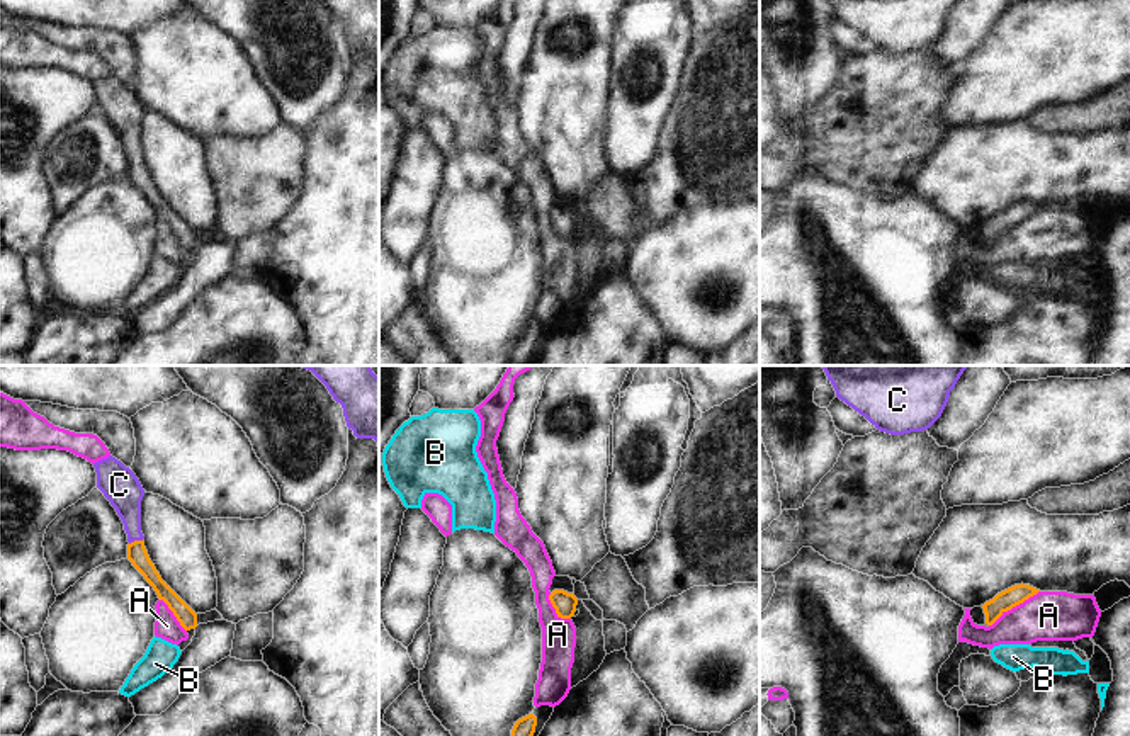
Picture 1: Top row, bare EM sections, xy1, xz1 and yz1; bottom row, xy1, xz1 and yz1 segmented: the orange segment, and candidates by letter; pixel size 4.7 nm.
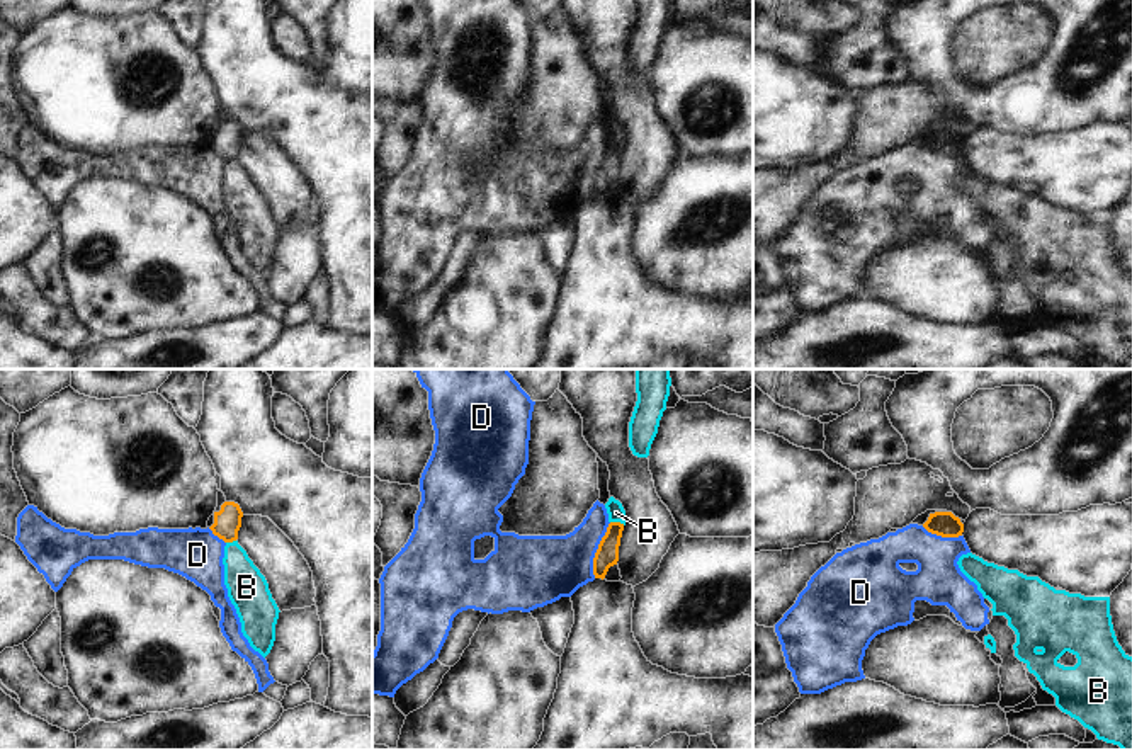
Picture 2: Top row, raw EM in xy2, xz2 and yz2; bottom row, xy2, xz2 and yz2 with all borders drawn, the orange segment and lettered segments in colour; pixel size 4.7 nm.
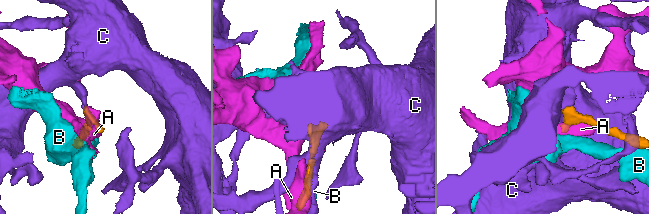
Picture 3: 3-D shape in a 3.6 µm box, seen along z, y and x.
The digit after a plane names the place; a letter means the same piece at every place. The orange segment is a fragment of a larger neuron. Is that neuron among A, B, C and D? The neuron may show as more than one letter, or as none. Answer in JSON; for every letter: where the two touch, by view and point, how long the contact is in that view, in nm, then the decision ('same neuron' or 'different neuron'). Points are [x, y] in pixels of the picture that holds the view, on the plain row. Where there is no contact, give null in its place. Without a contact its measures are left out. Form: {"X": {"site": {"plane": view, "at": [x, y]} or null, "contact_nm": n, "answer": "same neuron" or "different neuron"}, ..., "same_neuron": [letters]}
{"A": {"site": {"plane": "yz1", "at": [1013, 225]}, "contact_nm": 300, "answer": "different neuron"}, "B": {"site": {"plane": "xz2", "at": [617, 142]}, "contact_nm": 70, "answer": "different neuron"}, "C": {"site": {"plane": "xy1", "at": [135, 160]}, "contact_nm": 70, "answer": "same neuron"}, "D": {"site": {"plane": "xz2", "at": [597, 169]}, "contact_nm": 280, "answer": "different neuron"}, "same_neuron": ["C"]}

